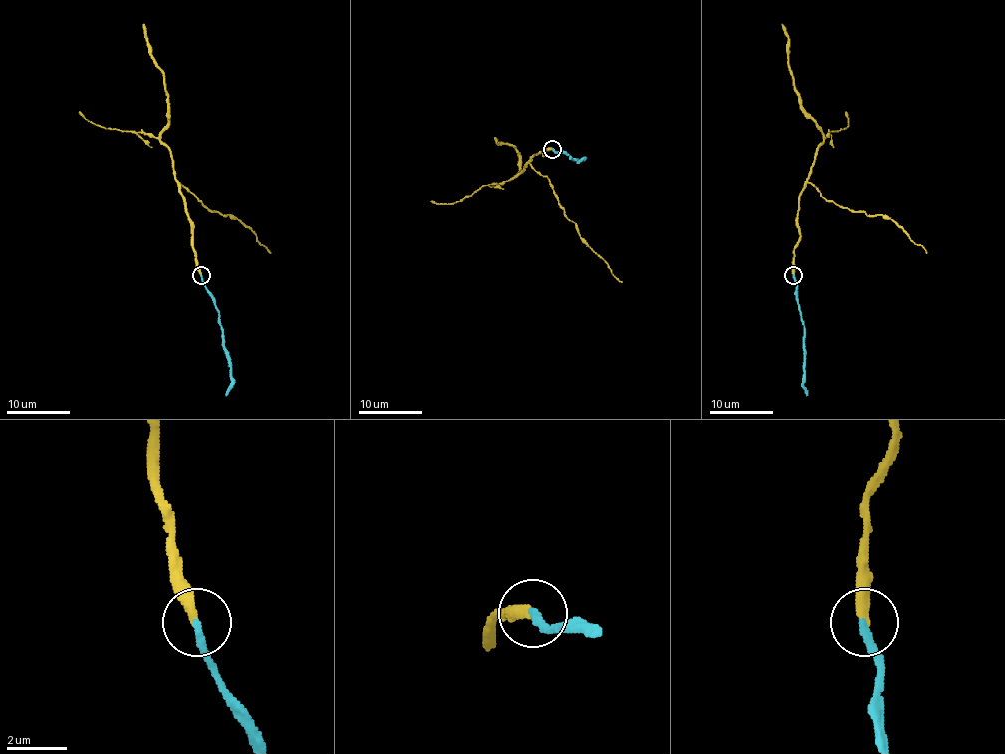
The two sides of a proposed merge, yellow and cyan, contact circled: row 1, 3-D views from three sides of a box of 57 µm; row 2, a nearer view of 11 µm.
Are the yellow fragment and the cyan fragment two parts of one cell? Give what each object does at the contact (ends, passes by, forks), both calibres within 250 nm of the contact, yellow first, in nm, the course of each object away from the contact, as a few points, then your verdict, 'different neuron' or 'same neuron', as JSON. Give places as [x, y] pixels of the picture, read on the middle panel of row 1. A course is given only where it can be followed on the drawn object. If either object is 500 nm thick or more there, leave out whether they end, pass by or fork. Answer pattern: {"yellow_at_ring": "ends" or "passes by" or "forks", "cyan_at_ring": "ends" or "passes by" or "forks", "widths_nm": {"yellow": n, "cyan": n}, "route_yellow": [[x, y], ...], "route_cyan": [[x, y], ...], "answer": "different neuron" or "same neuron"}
{"yellow_at_ring": "ends", "cyan_at_ring": "ends", "widths_nm": {"yellow": 360, "cyan": 280}, "route_yellow": [[552, 149], [536, 154], [511, 179], [519, 171], [517, 151], [494, 137]], "route_cyan": [[552, 149], [582, 159], [577, 162]], "answer": "same neuron"}

